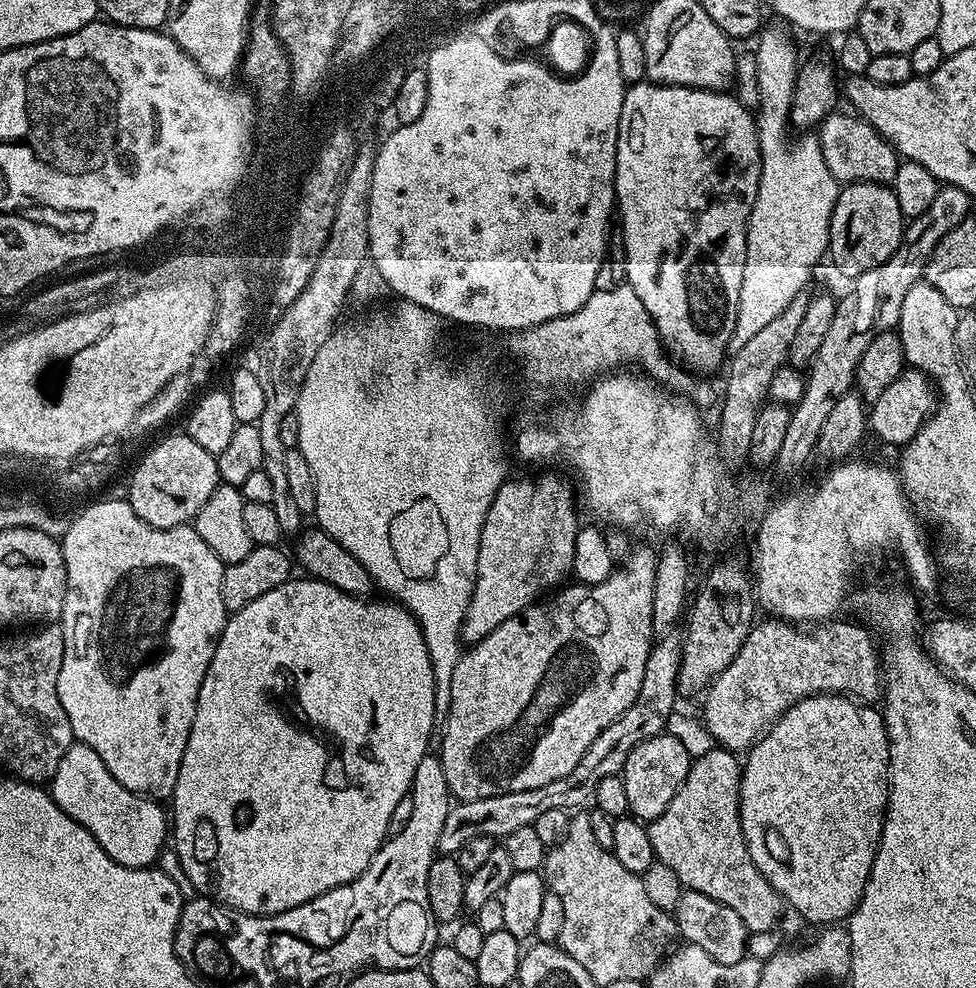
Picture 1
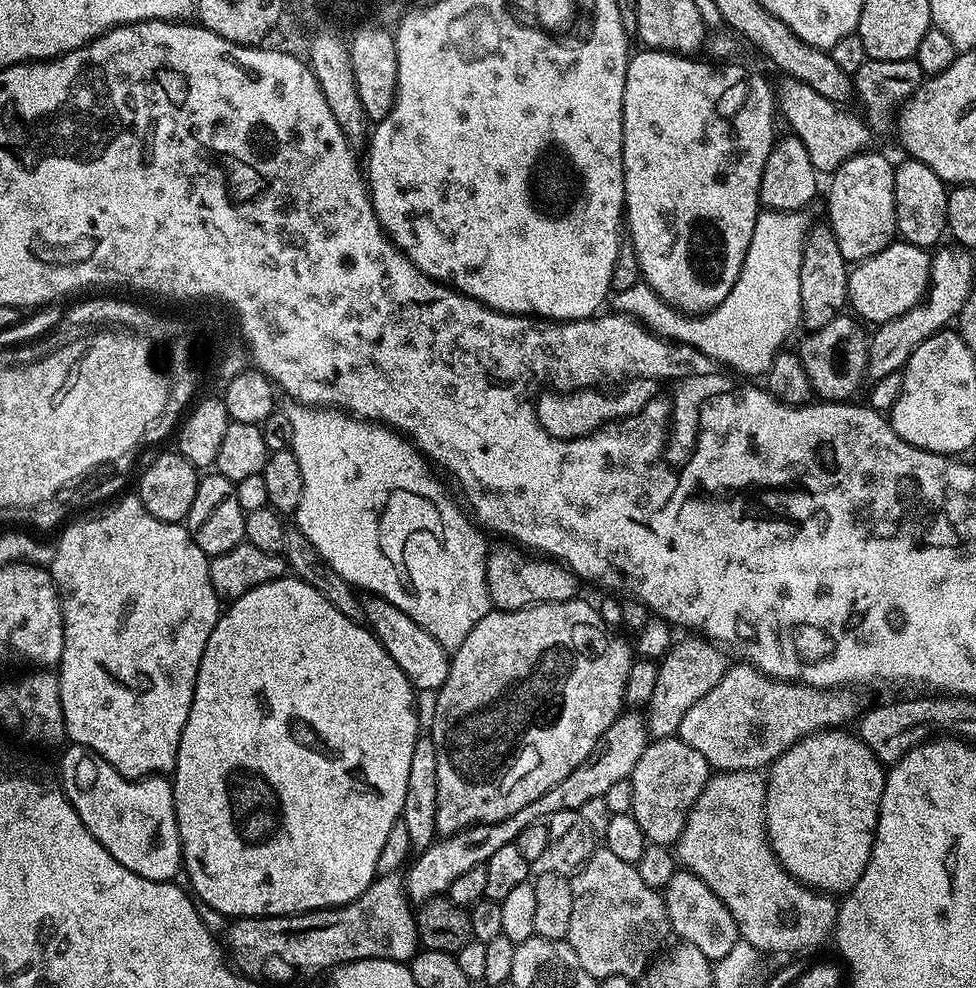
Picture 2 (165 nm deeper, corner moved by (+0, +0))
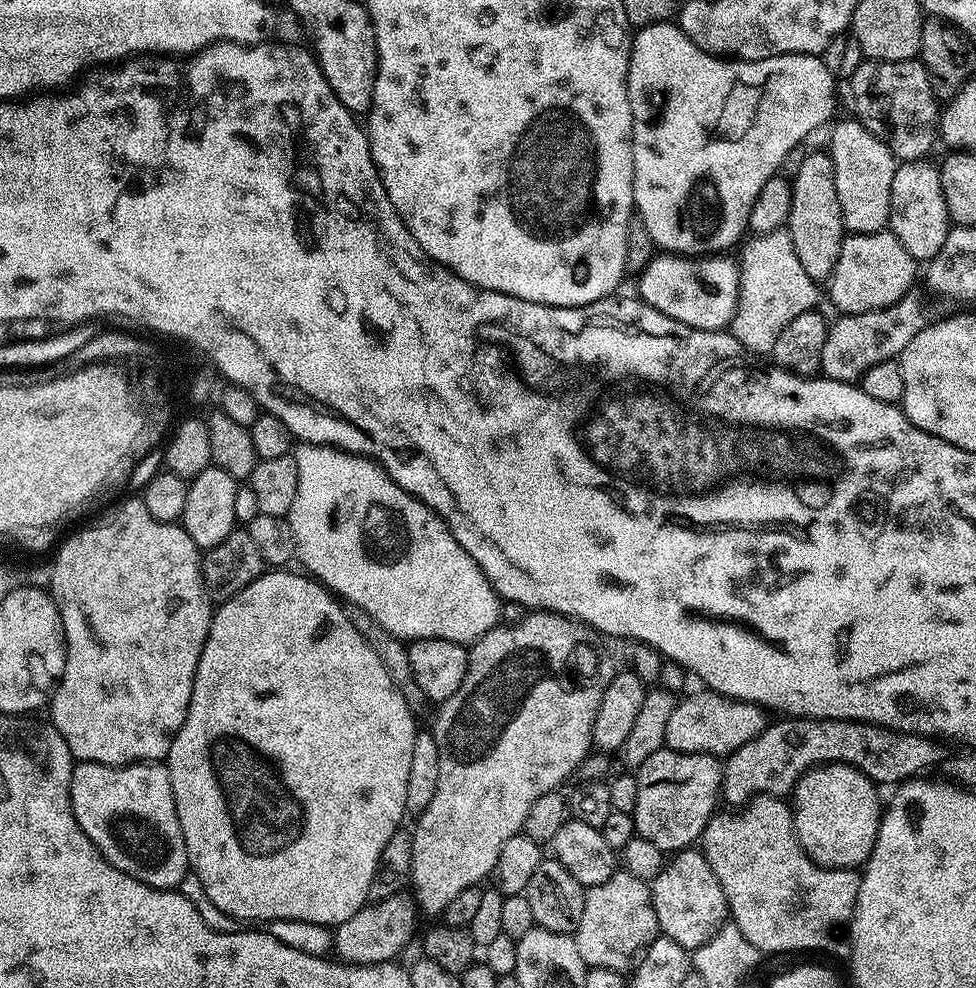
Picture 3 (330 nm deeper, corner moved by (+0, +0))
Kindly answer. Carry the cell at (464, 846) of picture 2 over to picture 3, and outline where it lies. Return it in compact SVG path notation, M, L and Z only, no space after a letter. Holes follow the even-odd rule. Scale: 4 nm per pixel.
M411 895L391 896L386 900L369 902L346 922L335 925L332 947L337 961L346 964L387 964L407 946L416 932L417 909Z

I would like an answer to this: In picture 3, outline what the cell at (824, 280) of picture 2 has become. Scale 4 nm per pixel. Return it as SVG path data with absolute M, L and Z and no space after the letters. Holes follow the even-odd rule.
M827 151L812 152L796 168L796 177L791 177L792 201L786 230L794 242L794 254L798 254L798 262L802 262L802 270L810 274L817 282L827 281L834 270L834 262L838 262L838 254L842 250L842 242L846 229L842 222L842 206L838 202L838 186L834 186L834 162Z

